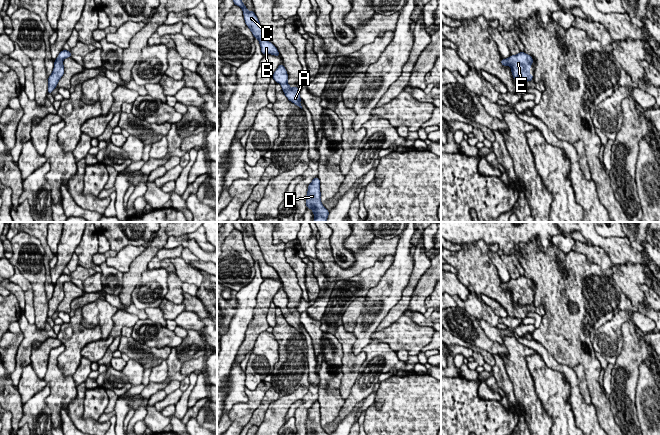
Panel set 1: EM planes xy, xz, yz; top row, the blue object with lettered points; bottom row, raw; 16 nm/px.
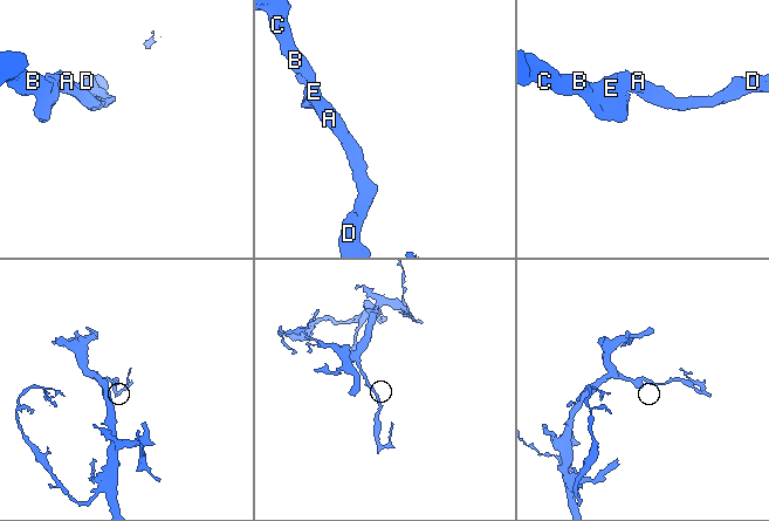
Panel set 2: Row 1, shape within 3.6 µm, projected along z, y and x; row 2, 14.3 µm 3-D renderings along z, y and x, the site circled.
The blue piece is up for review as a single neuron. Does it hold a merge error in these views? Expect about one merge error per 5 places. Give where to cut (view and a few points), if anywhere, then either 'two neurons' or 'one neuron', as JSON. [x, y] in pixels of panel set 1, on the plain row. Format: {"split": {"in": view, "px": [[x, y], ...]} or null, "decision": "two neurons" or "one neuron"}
{"split": null, "decision": "one neuron"}

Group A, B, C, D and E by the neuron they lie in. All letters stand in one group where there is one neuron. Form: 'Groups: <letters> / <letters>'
Groups: A B C D E

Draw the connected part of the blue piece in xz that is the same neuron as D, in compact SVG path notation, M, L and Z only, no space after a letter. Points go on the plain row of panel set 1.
M318 401L314 402L308 410L306 419L306 430L312 435L328 435L321 427L320 404Z

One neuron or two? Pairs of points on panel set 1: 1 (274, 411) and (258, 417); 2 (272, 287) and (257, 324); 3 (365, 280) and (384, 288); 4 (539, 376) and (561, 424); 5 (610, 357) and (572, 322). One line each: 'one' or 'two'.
1: two
2: one
3: two
4: one
5: two

